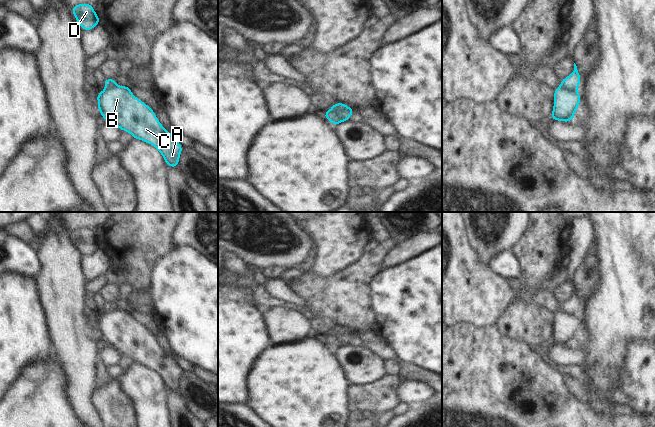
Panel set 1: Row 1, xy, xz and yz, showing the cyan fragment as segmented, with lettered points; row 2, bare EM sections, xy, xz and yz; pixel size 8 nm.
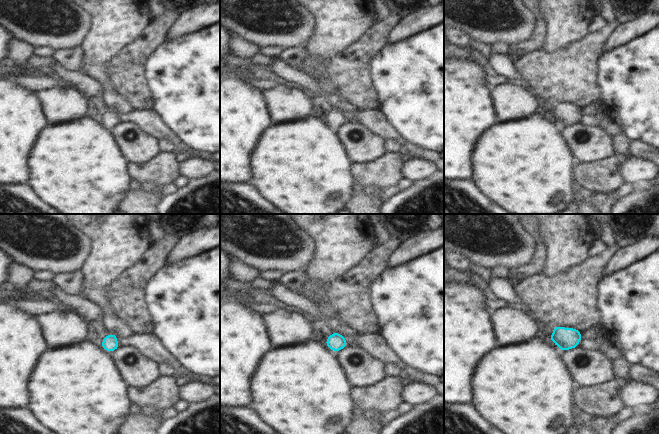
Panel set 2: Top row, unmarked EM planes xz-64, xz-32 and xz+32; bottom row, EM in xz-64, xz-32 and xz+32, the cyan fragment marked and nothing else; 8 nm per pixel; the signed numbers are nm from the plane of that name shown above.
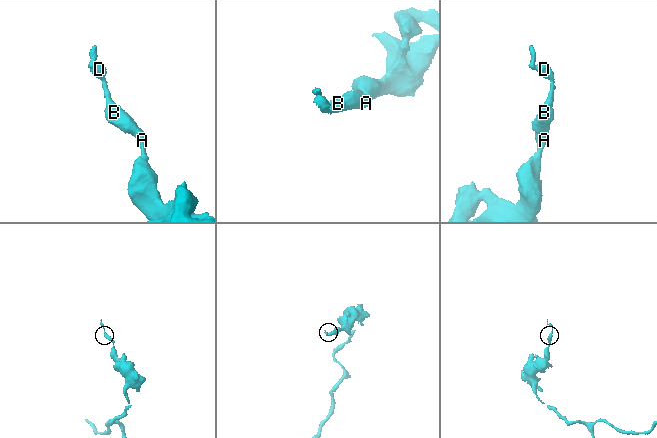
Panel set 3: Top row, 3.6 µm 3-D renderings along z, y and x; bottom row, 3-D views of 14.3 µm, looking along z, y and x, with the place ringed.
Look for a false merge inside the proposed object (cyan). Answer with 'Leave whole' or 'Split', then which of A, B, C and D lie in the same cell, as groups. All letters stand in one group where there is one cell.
Split. Groups: A B C / D.

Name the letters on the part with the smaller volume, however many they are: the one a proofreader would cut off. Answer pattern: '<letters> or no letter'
D.

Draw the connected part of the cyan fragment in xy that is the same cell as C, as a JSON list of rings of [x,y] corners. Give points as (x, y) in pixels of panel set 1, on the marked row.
[[[116,85],[106,88],[96,99],[104,121],[114,123],[120,130],[131,134],[134,139],[154,146],[168,166],[178,166],[183,147],[164,129],[154,111],[133,95],[130,87]]]

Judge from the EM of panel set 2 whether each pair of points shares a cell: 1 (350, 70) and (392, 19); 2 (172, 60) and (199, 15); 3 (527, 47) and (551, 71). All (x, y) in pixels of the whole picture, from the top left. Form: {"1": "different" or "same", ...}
{"1": "same", "2": "different", "3": "different"}

